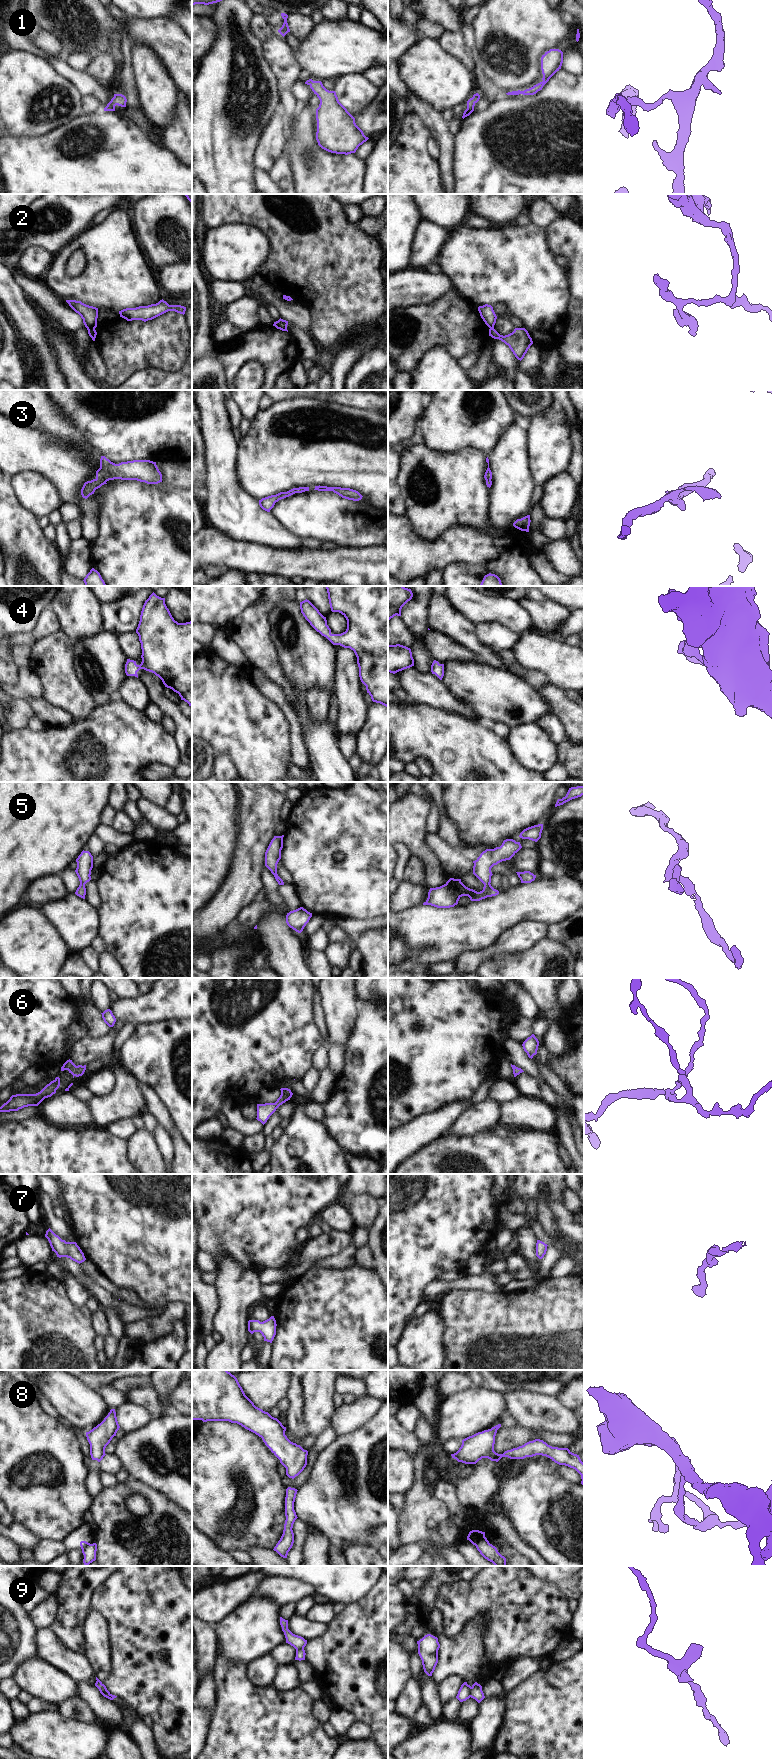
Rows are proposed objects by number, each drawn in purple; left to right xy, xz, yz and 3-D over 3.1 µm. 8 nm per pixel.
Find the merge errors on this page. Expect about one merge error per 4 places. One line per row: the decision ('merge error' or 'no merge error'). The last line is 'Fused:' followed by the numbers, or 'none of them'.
1: no merge error
2: merge error
3: no merge error
4: no merge error
5: no merge error
6: no merge error
7: no merge error
8: no merge error
9: merge error
Fused: 2, 9

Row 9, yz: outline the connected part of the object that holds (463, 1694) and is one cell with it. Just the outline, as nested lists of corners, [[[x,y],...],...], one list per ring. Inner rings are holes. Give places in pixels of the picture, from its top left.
[[[464,1682],[458,1691],[456,1698],[460,1702],[466,1701],[467,1699],[470,1698],[470,1690],[471,1690],[471,1686],[468,1685],[467,1682]]]

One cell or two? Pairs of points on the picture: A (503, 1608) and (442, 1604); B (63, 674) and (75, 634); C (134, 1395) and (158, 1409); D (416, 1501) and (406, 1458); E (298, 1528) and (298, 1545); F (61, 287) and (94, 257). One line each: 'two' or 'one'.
A: one
B: two
C: one
D: two
E: one
F: one

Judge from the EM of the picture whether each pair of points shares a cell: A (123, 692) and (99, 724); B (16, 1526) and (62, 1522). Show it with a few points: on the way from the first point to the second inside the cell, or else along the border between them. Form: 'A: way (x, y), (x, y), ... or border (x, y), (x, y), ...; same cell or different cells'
A: border (117, 697), (139, 711); different cells
B: border (10, 1510), (42, 1539); different cells

